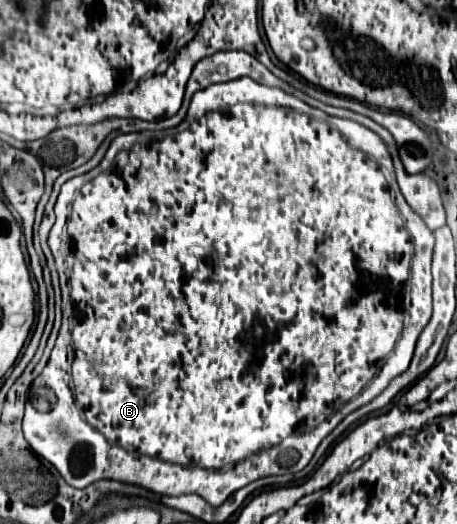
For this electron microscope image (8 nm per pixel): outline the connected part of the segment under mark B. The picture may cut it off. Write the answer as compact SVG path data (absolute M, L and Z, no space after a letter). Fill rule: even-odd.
M249 77L231 81L231 83L219 83L215 87L207 87L203 91L197 91L191 99L191 107L185 115L185 119L173 127L173 129L165 129L165 131L139 131L139 133L127 133L127 135L117 135L103 161L91 169L85 175L73 177L67 183L63 183L61 193L57 197L55 203L55 215L57 221L53 225L53 231L49 233L49 247L53 253L57 271L59 274L59 282L62 294L62 323L59 330L57 340L49 357L47 367L43 369L43 373L31 383L29 389L29 397L27 397L27 407L25 407L25 417L23 417L23 433L27 443L31 445L31 449L41 455L43 459L47 459L59 473L61 477L77 489L83 489L99 479L119 479L125 483L133 483L133 485L141 485L145 489L151 489L155 493L163 493L163 495L183 495L183 493L197 493L201 495L207 503L211 503L213 507L219 507L225 503L225 499L235 493L237 489L249 485L255 479L261 477L269 477L269 475L285 475L285 473L297 473L301 471L313 457L317 445L355 409L367 405L369 401L373 401L397 375L405 373L413 351L415 351L415 343L419 333L423 331L423 327L429 323L432 316L432 258L435 246L435 236L433 231L429 231L425 227L425 223L413 215L413 211L409 209L409 229L403 223L403 217L399 215L399 211L403 211L403 207L409 207L407 201L403 197L400 189L395 191L395 199L399 199L399 207L395 203L395 199L391 199L391 193L387 191L387 179L391 179L391 183L397 183L395 168L390 153L387 153L385 142L377 133L369 130L363 125L348 120L347 117L329 117L327 113L309 107L307 103L303 103L301 99L297 99L291 93L285 93L277 87L269 87L269 85L261 85L257 81L251 81Z

